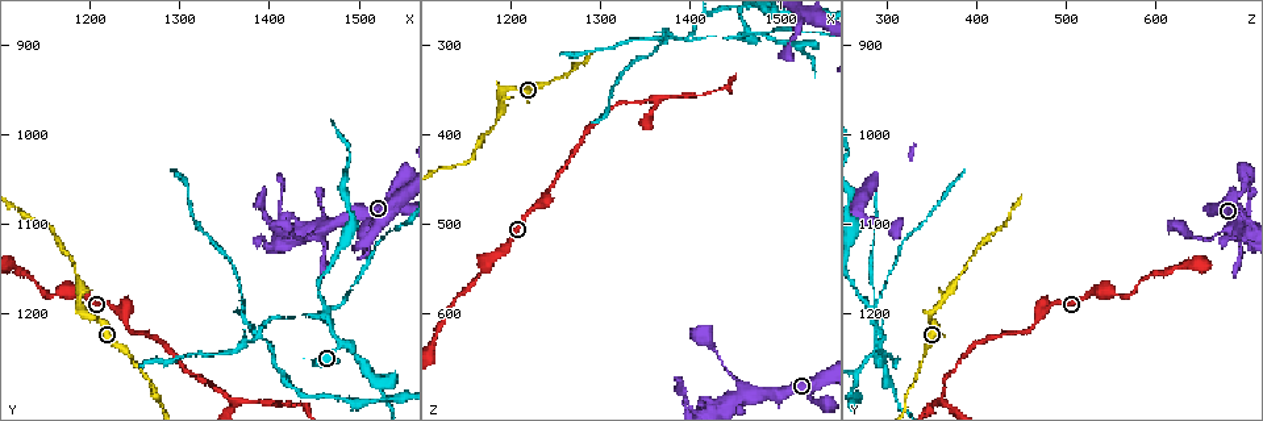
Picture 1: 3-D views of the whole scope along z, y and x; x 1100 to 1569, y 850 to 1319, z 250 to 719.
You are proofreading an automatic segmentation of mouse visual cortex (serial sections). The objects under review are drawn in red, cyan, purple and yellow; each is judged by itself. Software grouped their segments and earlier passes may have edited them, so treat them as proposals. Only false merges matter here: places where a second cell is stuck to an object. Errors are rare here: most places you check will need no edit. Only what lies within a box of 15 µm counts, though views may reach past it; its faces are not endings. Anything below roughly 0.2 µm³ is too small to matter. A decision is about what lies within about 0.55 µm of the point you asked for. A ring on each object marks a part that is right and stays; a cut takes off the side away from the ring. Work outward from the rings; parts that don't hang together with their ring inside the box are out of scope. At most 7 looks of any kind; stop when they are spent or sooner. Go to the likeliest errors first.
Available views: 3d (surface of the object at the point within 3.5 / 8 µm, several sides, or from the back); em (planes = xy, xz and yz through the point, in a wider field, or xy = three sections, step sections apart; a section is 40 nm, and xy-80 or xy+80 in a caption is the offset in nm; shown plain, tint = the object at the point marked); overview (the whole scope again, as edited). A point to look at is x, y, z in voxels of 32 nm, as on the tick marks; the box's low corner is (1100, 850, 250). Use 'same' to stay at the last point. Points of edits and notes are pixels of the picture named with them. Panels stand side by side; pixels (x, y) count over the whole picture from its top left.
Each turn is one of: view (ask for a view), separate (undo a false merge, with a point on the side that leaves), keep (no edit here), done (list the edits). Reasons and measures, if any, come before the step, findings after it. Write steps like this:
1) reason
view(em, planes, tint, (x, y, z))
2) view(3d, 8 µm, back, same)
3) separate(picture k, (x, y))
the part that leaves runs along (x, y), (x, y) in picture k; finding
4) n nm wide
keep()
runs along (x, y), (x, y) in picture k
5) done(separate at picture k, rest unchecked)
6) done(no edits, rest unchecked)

looks like a crossing
view(3d, 8 µm, (1460, 1200, 290))

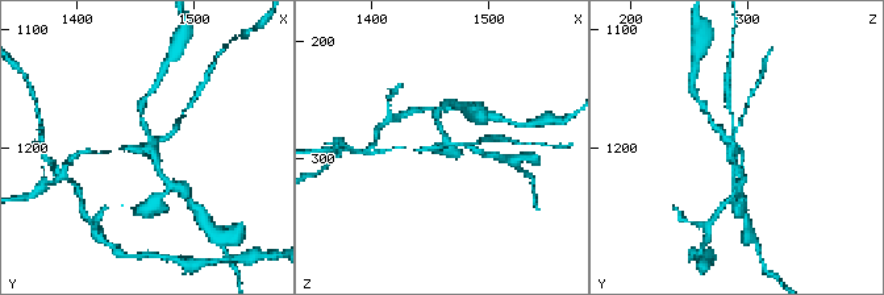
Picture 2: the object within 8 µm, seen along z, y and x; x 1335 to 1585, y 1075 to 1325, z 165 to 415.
view(em, xy, step 5, tint, (1460, 1202, 292))

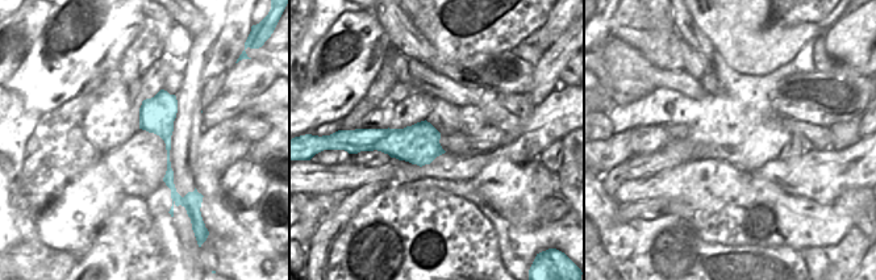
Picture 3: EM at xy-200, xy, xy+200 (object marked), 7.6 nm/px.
separate(picture 2, (176, 127))
two cells meet here

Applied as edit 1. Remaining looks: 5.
three arms meet
view(3d, 3.5 µm, back, (1360, 1295, 360))

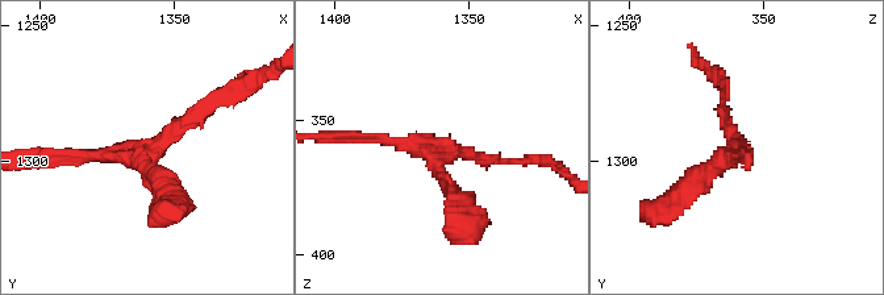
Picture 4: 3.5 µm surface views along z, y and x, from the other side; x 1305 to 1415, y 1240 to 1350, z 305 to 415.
3 arms; arms of 150, 150, 250 nm
view(em, xy, step 1, tint, (1362, 1296, 362))

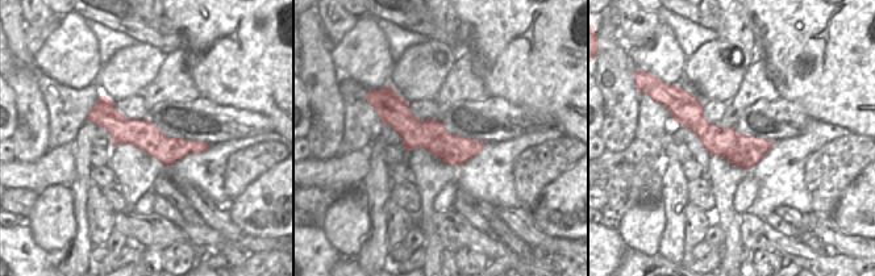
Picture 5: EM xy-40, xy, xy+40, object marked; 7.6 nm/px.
keep()
runs along (215, 98), (138, 154), (57, 158) in picture 4; continuous, no second cell

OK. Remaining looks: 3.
abrupt turn
view(3d, 3.5 µm, back, (1520, 1280, 305))

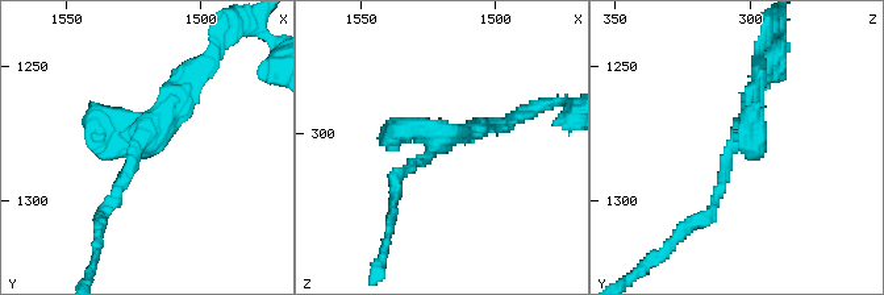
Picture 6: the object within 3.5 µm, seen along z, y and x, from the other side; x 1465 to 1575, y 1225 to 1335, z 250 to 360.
need the tissue
view(em, xy, step 3, tint, (1521, 1277, 304))

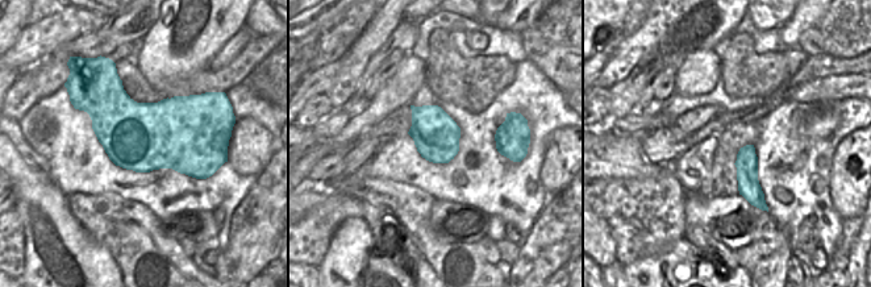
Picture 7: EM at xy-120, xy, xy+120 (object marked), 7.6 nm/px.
view(em, xy, step 2, tint, same)

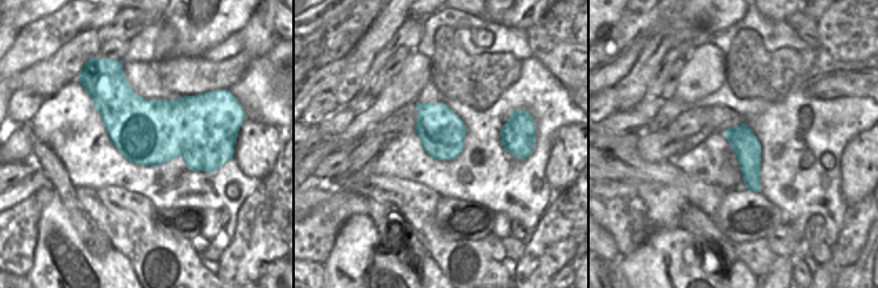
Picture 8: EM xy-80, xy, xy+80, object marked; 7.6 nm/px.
keep()
runs along (194, 70), (141, 138), (92, 106) in picture 6; all the same cell

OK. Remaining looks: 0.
done(separate at picture 2, rest unchecked)

